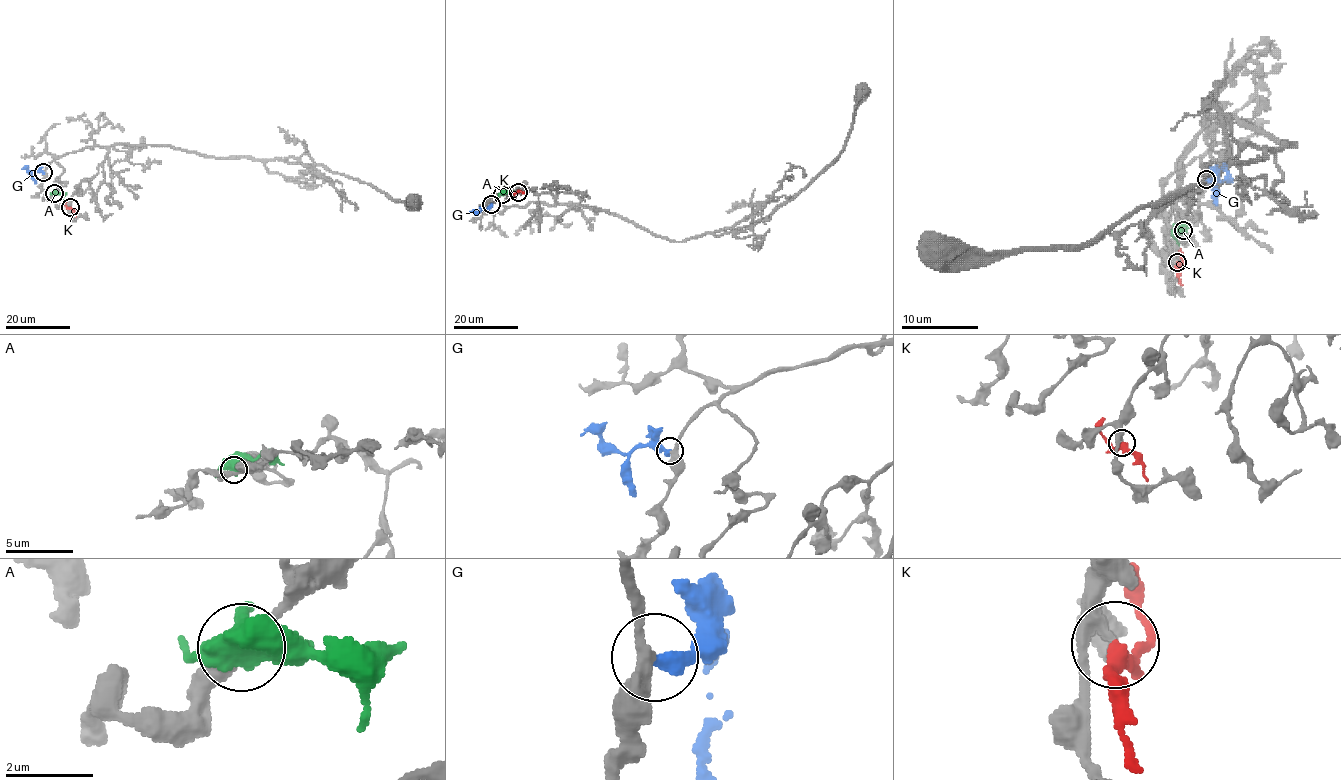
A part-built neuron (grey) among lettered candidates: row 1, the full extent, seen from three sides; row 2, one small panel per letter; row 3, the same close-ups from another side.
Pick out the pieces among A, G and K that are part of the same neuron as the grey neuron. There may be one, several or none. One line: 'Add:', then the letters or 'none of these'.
Add: G

